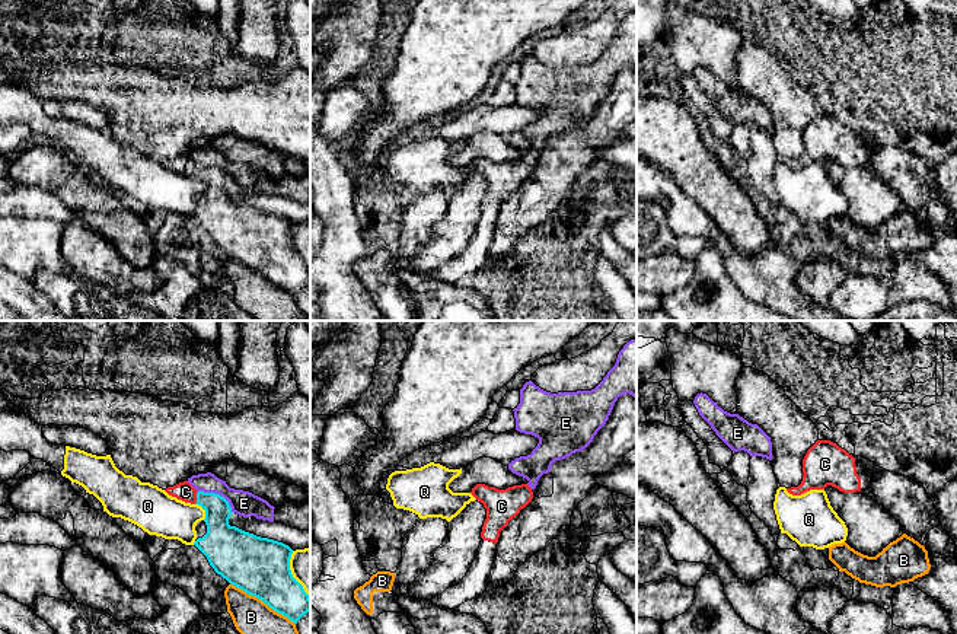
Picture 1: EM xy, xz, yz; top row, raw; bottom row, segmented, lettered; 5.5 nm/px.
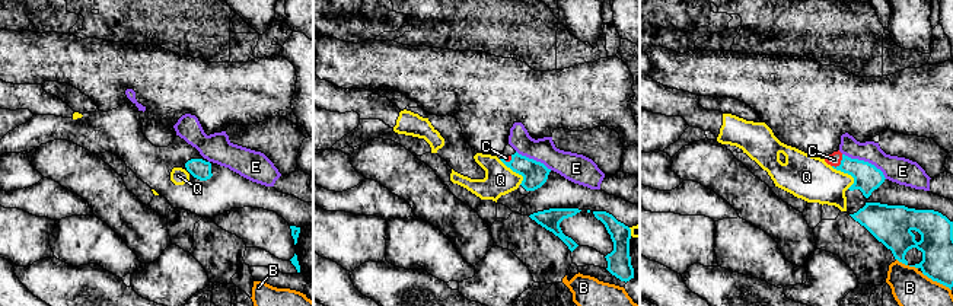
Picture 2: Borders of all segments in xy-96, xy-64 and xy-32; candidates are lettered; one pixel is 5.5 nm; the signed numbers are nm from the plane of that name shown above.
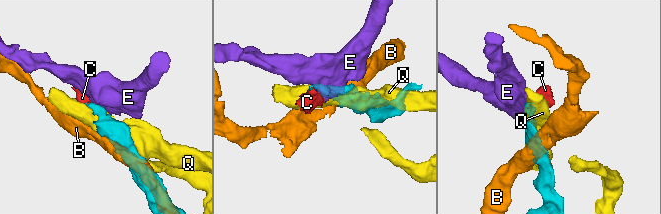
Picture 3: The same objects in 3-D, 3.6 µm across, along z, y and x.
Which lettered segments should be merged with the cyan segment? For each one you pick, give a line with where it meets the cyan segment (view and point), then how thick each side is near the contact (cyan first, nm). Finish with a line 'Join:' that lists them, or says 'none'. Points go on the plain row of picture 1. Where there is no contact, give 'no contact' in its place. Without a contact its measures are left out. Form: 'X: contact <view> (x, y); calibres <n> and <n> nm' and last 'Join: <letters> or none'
C: contact xy (197, 171); calibres 160 and 100 nm
Join: C

